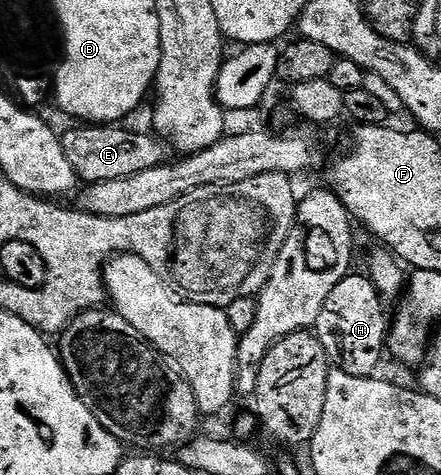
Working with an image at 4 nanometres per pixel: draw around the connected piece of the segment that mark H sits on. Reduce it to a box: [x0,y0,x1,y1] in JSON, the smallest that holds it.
[316,274,388,376]

